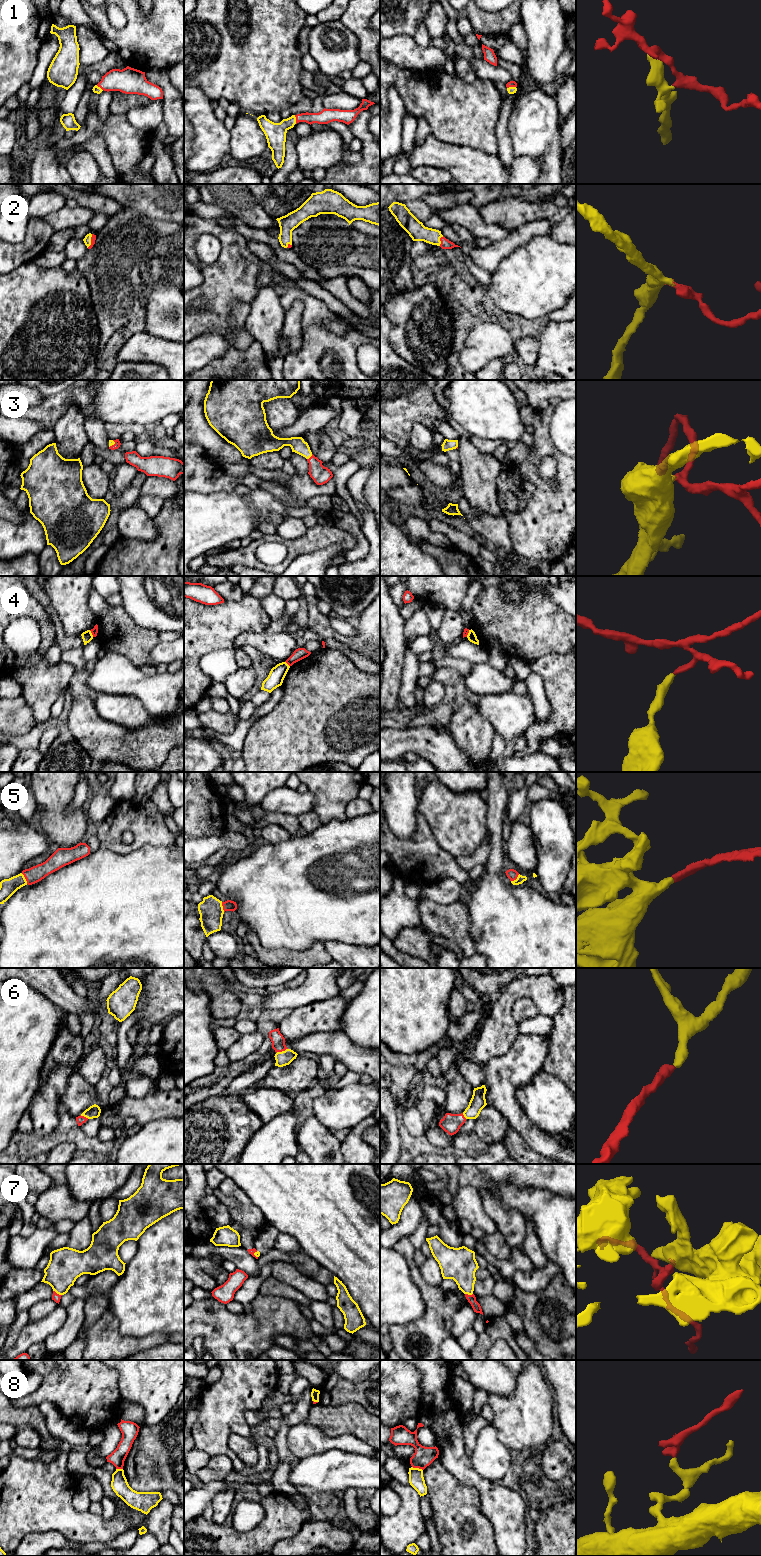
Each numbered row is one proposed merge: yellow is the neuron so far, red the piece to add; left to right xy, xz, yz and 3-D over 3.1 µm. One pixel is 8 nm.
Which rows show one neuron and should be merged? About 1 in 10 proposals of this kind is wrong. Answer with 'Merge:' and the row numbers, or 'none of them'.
Merge: 1, 2, 3, 5, 6, 7

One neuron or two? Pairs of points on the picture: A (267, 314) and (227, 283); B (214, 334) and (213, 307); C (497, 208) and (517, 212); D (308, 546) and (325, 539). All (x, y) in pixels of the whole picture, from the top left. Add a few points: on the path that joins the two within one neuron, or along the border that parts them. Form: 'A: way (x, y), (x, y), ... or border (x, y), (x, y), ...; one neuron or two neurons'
A: border (259, 290), (250, 304); two neurons
B: border (194, 337), (217, 328), (231, 343); two neurons
C: way (502, 212), (512, 212); one neuron
D: way (312, 542), (315, 539), (321, 539); one neuron

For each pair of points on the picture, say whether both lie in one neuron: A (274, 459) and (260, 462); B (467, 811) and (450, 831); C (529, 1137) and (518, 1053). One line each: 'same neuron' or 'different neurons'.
A: same neuron
B: same neuron
C: same neuron

